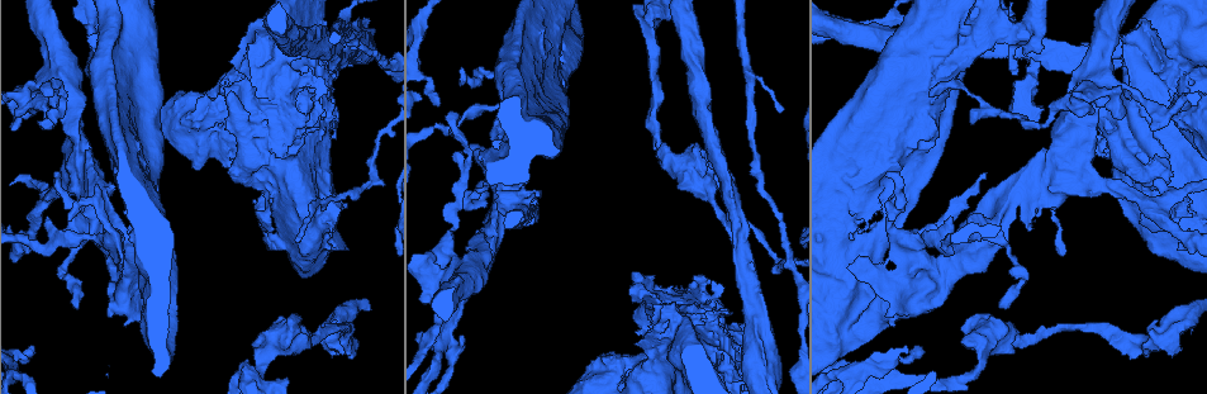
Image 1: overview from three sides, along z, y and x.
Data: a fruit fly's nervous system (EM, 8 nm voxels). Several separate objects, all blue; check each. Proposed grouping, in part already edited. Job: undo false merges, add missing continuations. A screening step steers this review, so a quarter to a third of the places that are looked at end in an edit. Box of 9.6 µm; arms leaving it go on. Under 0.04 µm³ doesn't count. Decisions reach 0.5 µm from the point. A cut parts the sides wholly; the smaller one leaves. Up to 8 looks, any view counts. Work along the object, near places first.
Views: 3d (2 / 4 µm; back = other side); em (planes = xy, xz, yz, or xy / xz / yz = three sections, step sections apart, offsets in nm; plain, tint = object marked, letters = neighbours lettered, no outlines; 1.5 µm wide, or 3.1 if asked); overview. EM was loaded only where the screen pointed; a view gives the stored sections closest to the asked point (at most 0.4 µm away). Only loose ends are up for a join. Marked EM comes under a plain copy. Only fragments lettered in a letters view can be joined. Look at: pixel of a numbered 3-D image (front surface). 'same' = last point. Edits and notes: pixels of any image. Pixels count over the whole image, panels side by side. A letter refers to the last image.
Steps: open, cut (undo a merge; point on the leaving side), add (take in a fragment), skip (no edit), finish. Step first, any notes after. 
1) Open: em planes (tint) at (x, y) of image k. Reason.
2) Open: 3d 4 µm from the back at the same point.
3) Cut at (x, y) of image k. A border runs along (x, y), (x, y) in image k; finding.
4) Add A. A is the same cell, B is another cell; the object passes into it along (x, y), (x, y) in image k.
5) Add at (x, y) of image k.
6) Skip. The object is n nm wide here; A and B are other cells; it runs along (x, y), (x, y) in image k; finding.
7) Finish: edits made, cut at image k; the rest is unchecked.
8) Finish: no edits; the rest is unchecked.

Open: 3d 2 µm at (1163, 116) of image 1. Sharp bend.

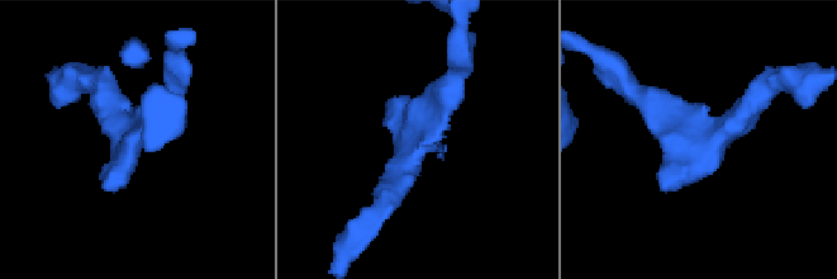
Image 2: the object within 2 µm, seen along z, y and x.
Open: em yz step 4 (tint) at (711, 140) of image 2.

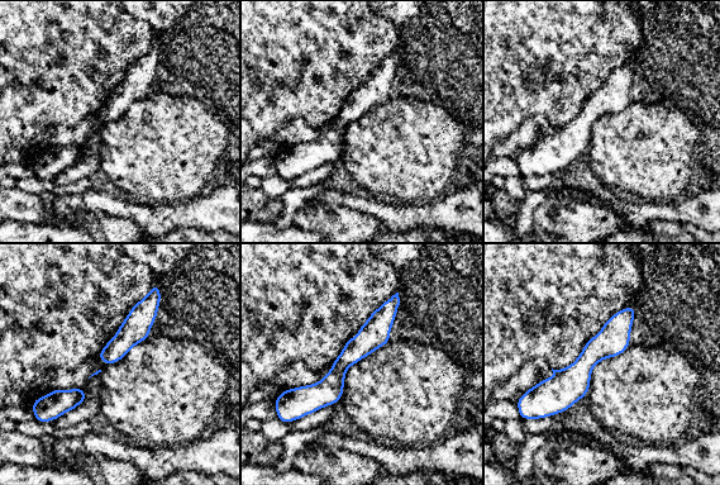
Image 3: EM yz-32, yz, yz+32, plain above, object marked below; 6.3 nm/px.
Open: em yz step 4 (letters) at the same point. What lies round it.

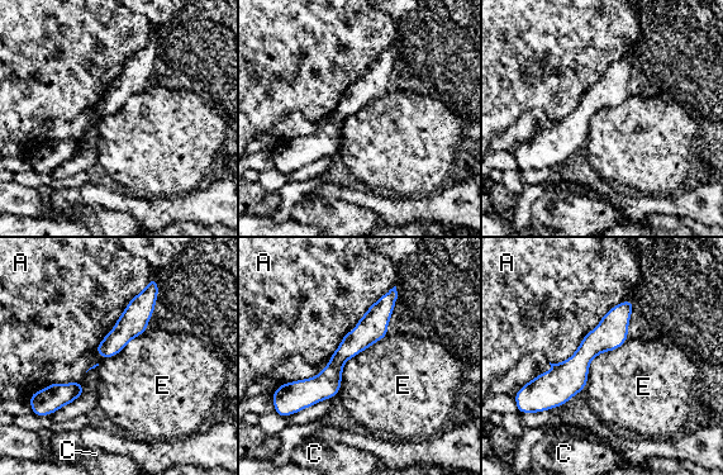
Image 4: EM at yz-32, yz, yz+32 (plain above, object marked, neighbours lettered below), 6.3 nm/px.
Skip. The object is 100 nm wide here; the longest contact is with E, 480 nm; A, C and E are other cells; all the same cell.

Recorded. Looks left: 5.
Open: em 3.1 µm xz step 8 (letters) at (262, 131) of image 1. Thick turns thin.

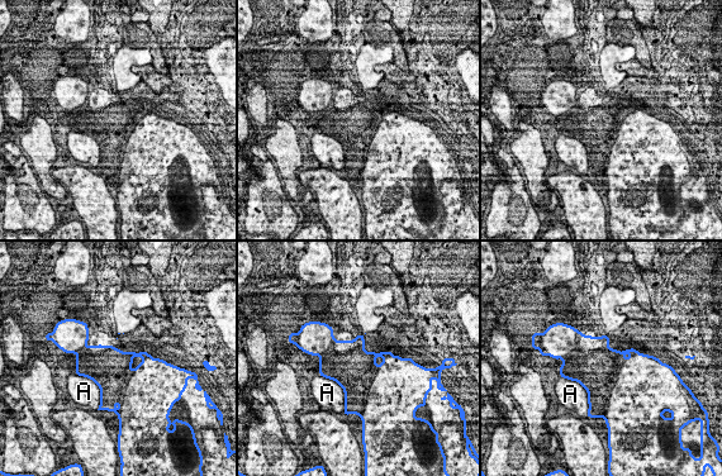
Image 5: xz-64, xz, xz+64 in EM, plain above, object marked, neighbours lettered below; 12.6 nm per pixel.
Open: em 3.1 µm planes (letters) at the same point. Another direction.

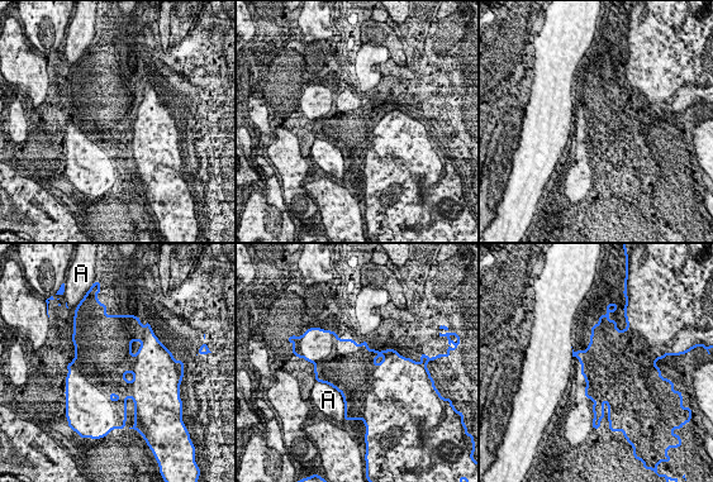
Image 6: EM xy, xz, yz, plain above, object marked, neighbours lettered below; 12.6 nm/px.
Skip. The longest contact is with A, 480 nm; A is another cell; a border runs along (318, 381), (334, 387), (345, 406) in image 6; one cell here.

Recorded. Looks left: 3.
Open: 3d 2 µm at (1190, 311) of image 1. Sudden change in width.

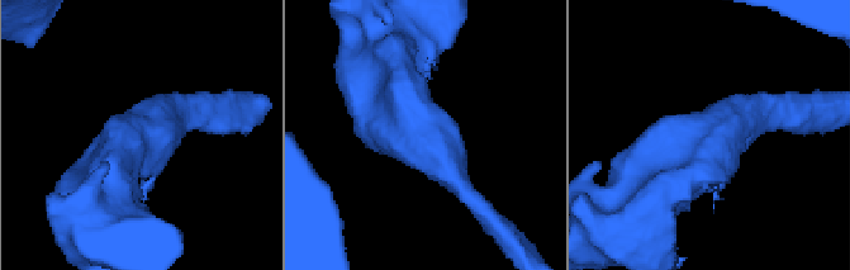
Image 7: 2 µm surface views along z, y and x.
Open: em xy step 8 (tint) at (721, 135) of image 7.

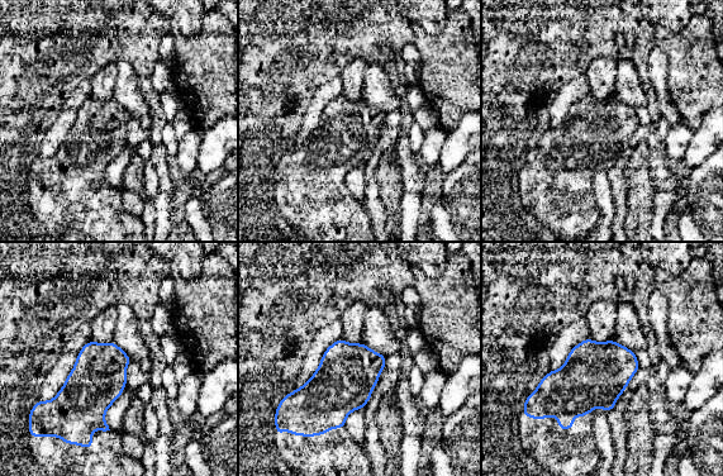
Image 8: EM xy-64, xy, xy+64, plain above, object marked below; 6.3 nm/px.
Open: em xy step 8 (letters) at the same point.

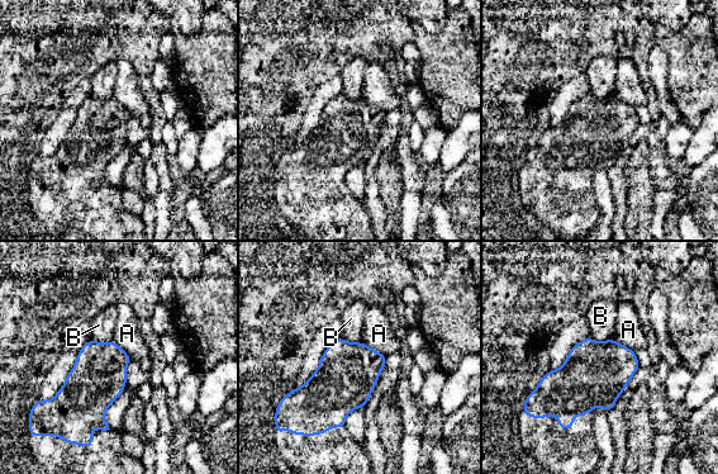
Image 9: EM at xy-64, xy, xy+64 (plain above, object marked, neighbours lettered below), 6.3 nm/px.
Skip. The object is 400 nm wide here; A and B are other cells; a border runs along (91, 339), (99, 342), (112, 341) in image 9; all the same cell.

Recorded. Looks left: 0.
Finish: no edits; the rest is unchecked.

